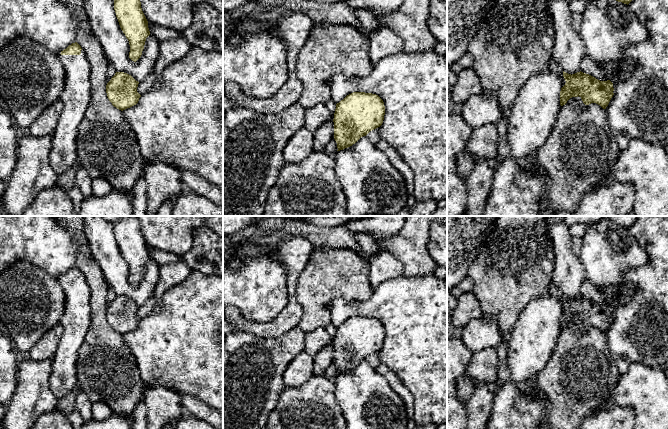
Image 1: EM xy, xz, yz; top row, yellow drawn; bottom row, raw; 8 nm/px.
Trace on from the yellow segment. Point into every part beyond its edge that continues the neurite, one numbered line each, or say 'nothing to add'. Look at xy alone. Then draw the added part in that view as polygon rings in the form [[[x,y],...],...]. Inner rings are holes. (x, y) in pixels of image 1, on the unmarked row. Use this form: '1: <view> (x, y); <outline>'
1: xy (76, 320); [[[84,274],[80,279],[58,279],[64,290],[65,310],[60,324],[63,333],[53,358],[49,383],[57,400],[69,394],[76,385],[76,362],[79,349],[89,329],[90,287]]]

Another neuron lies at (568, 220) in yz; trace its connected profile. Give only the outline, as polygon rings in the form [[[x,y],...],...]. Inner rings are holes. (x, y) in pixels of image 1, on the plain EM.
[[[562,216],[563,222],[570,227],[574,224],[590,225],[600,221],[604,216]]]

